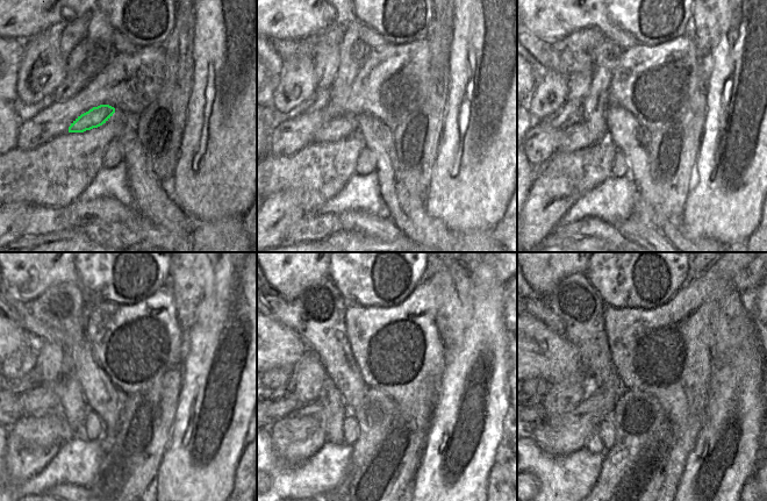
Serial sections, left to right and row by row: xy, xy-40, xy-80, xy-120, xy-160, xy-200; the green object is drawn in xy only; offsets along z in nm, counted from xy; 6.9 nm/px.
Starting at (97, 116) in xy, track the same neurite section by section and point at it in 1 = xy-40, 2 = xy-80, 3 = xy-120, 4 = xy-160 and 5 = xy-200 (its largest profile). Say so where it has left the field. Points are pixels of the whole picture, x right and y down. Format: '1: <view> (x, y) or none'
1: xy-40 (339, 124)
2: xy-80 (592, 129)
3: xy-120 (42, 400)
4: xy-160 (280, 406)
5: xy-200 (540, 414)

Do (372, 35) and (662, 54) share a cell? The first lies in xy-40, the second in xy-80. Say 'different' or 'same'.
different

